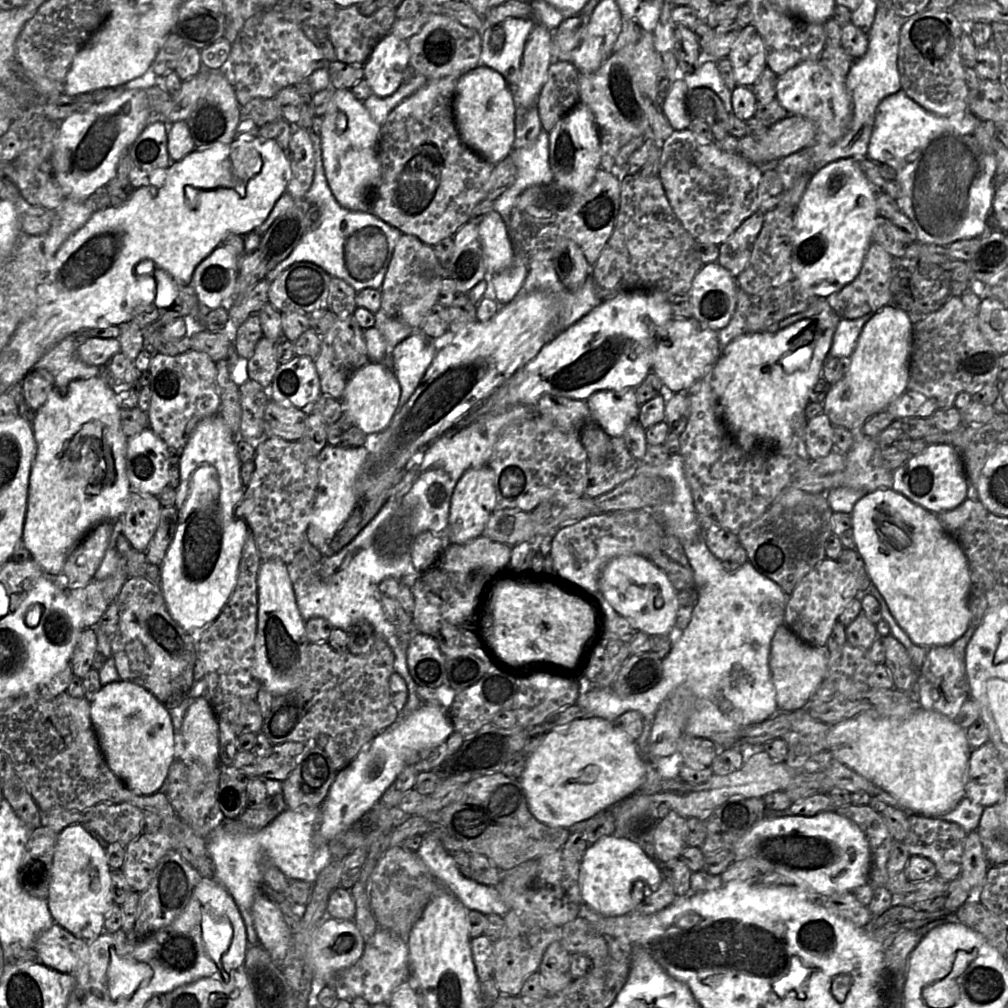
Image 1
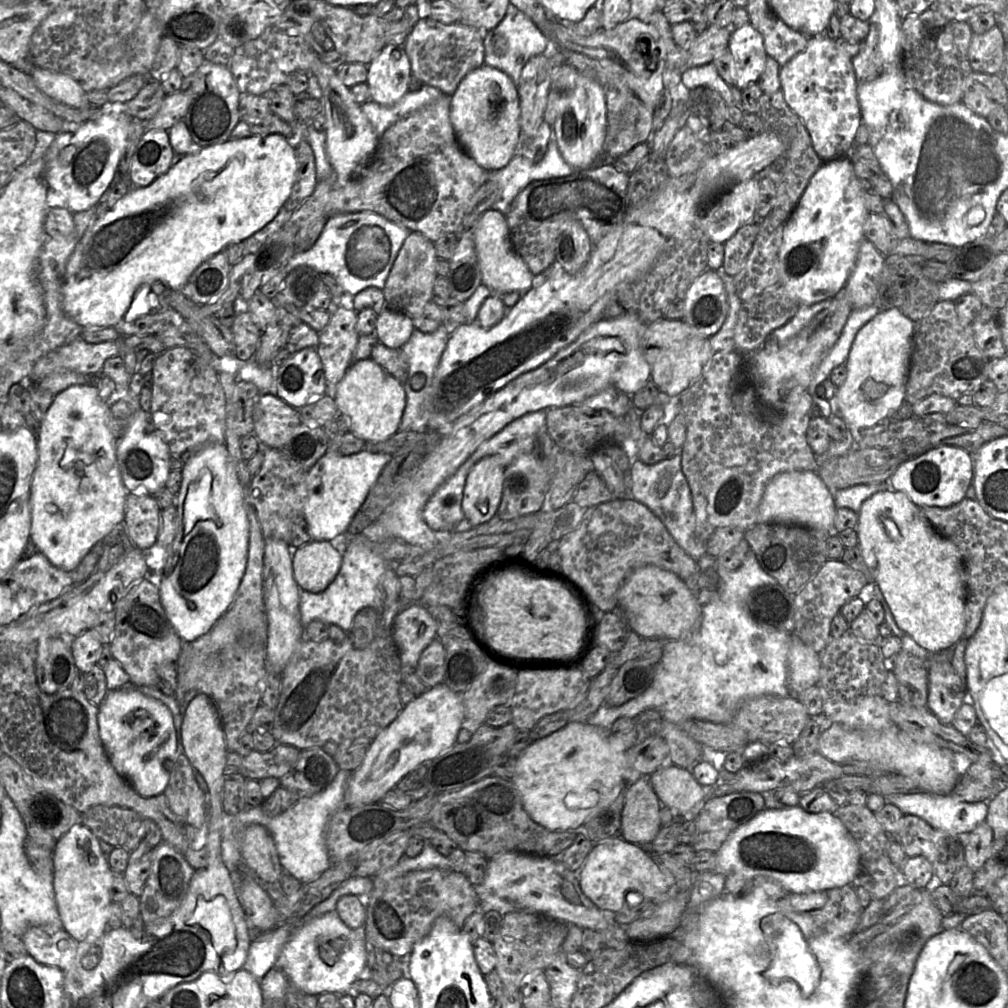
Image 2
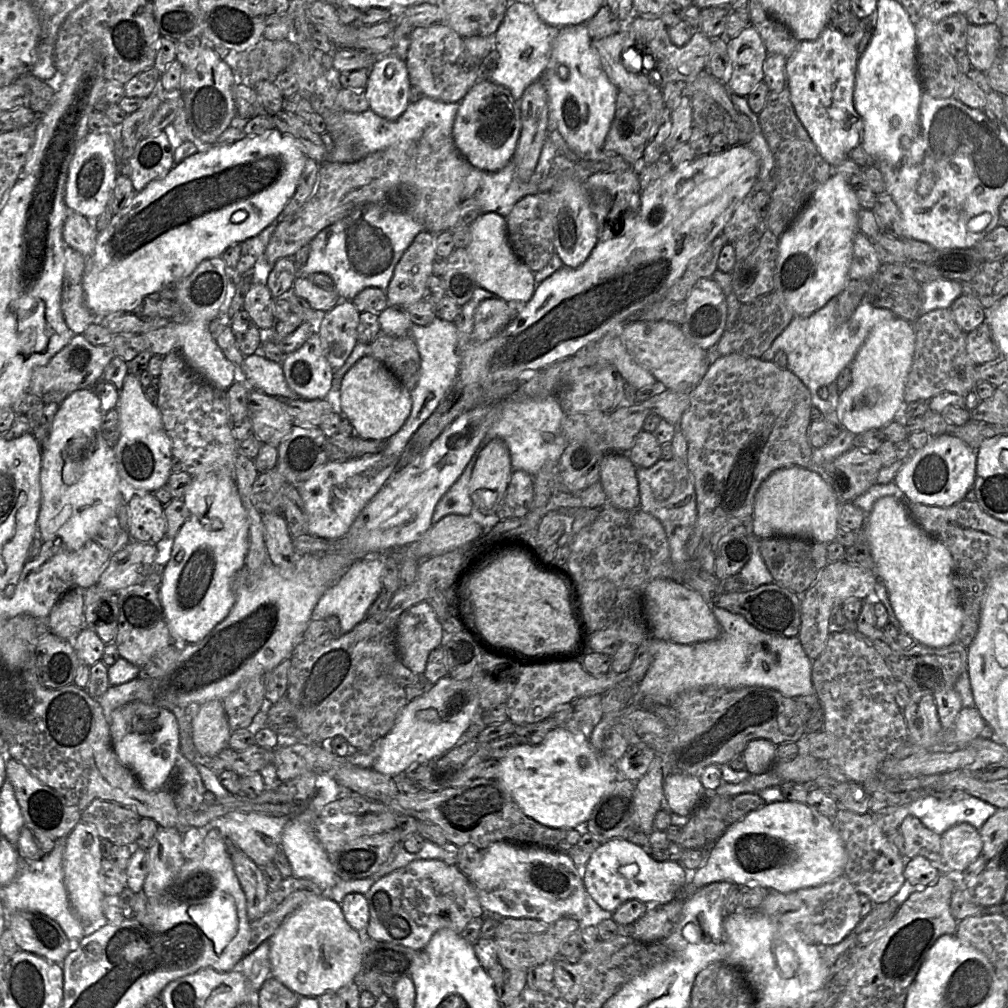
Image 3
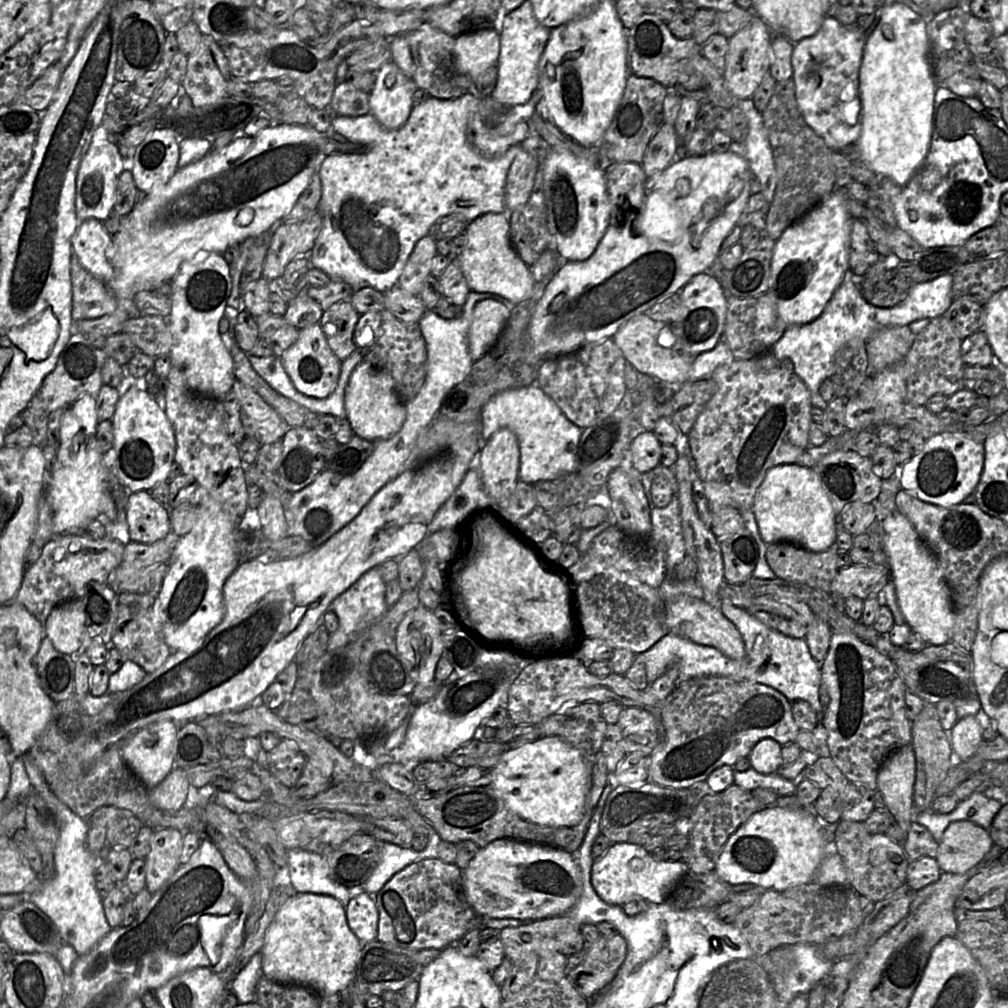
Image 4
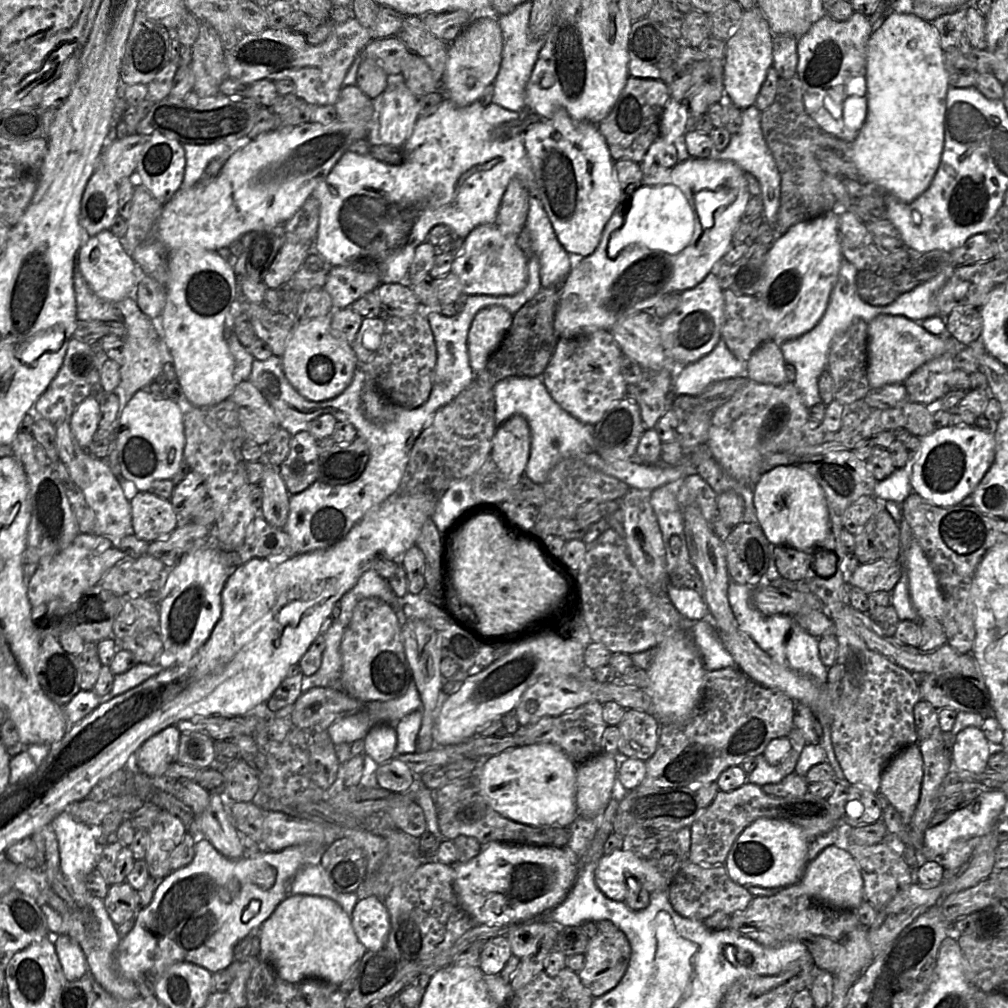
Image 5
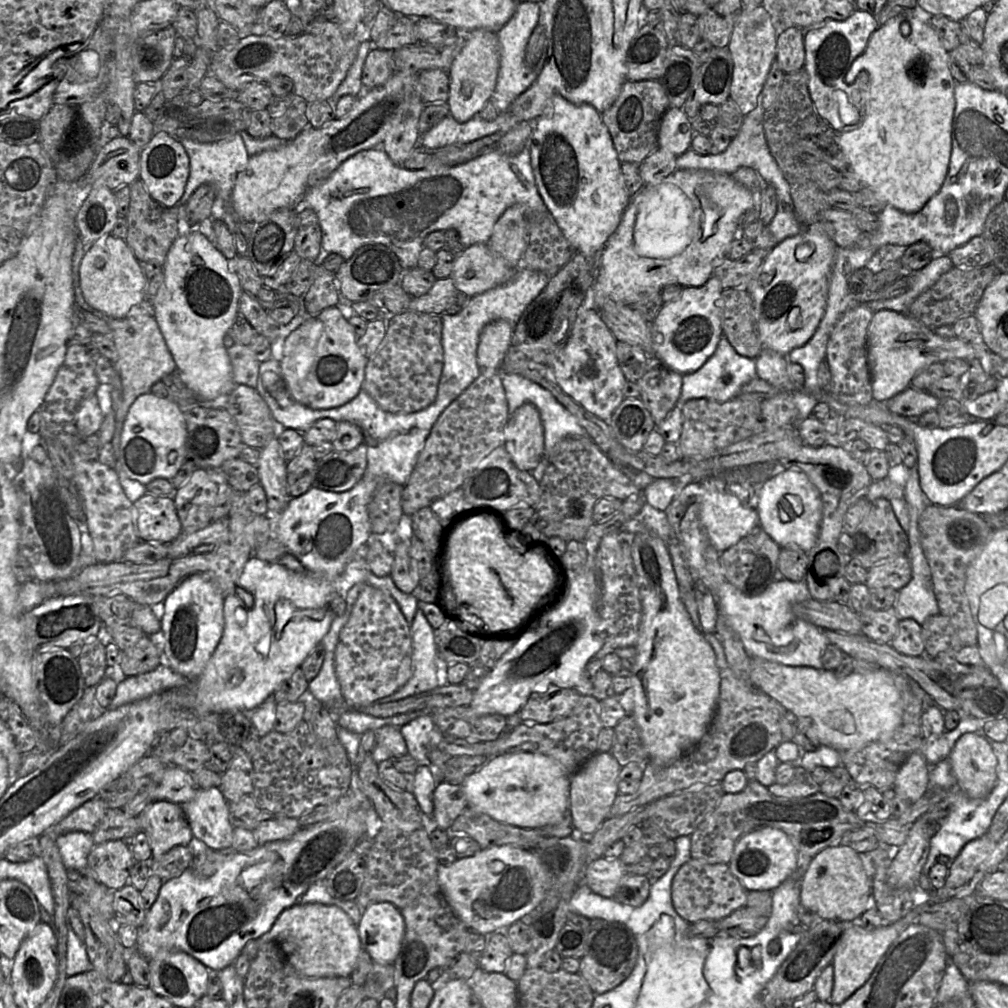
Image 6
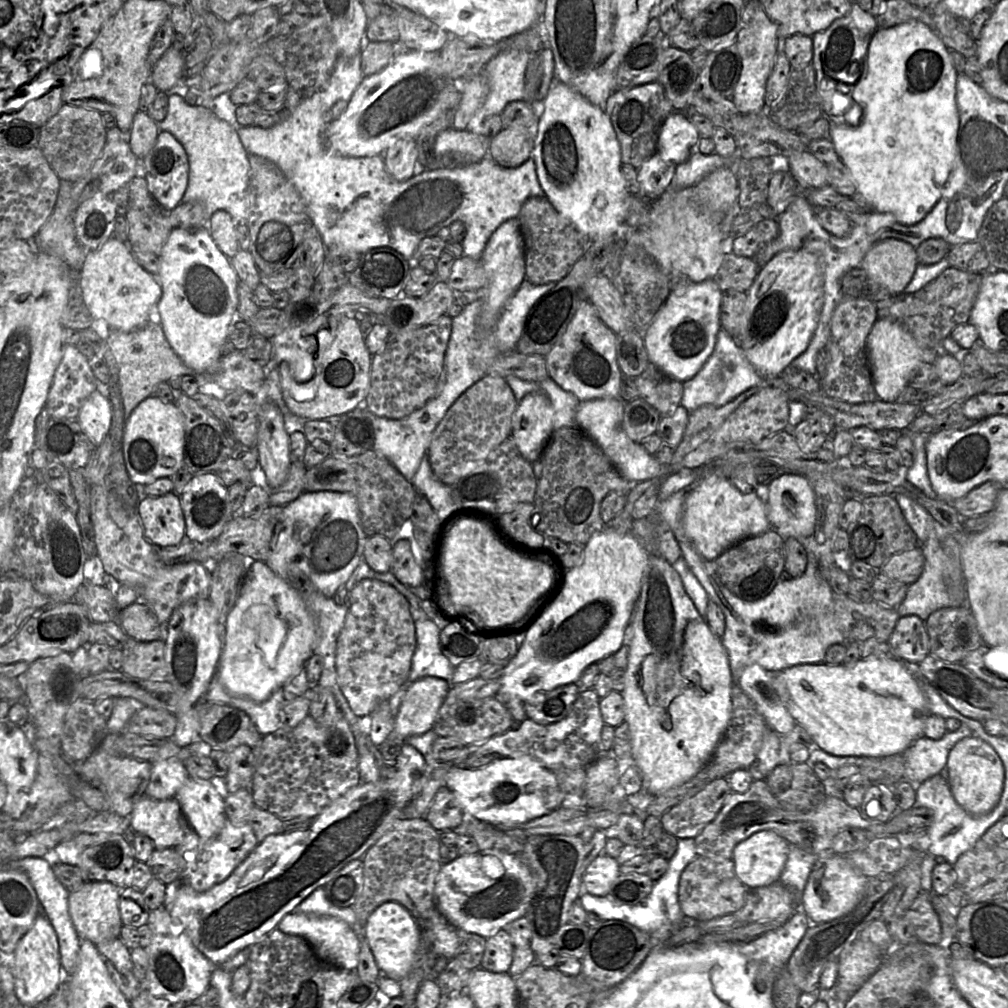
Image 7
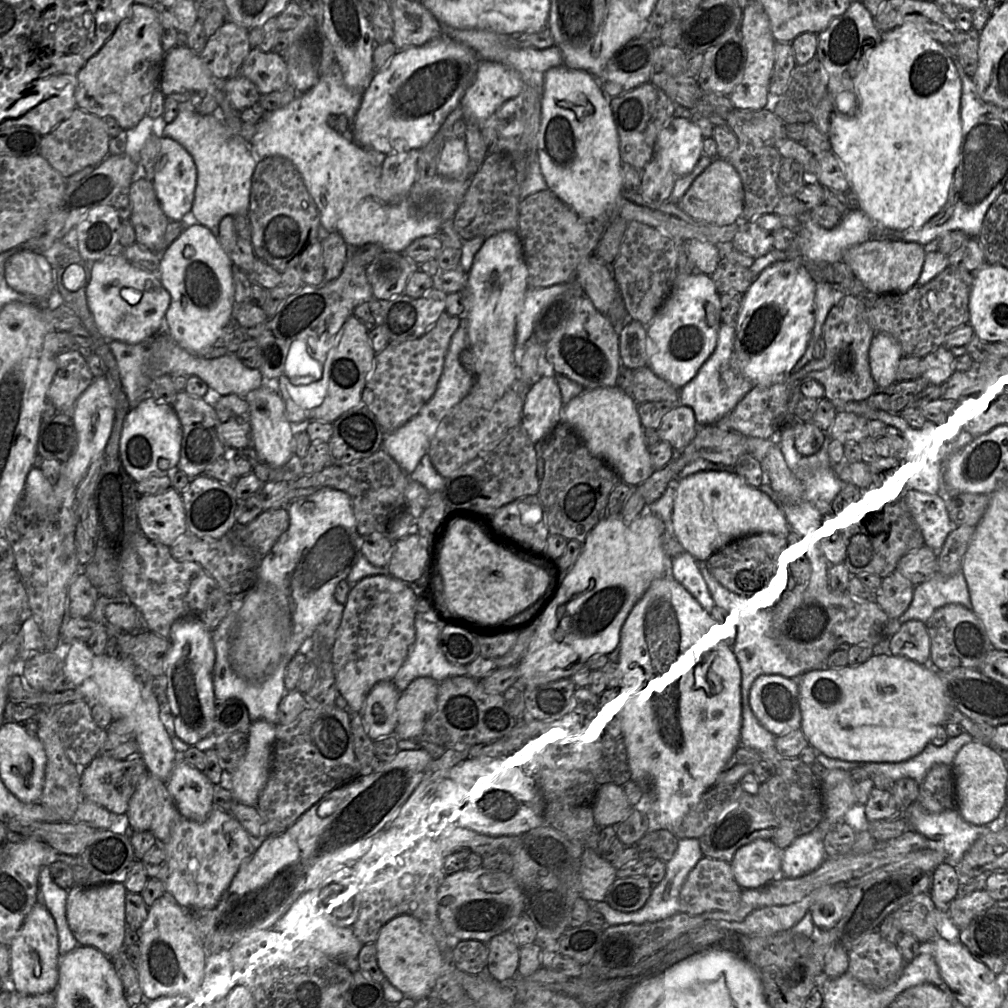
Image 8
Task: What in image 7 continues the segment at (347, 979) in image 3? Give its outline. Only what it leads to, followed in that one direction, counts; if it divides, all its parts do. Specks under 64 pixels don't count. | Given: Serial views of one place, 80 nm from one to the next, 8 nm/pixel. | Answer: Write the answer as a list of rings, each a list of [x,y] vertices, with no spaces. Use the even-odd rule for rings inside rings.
[[[294,911],[285,915],[277,928],[285,934],[304,937],[322,961],[355,971],[360,952],[360,939],[357,933],[342,919],[333,916],[308,915]]]

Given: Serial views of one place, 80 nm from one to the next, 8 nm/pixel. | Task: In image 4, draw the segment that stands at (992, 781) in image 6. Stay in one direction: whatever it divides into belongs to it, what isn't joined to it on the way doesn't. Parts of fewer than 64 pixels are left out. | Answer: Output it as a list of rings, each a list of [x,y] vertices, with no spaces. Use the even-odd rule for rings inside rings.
[[[975,715],[957,720],[951,731],[947,733],[955,764],[972,757],[984,741],[981,735],[981,726]]]

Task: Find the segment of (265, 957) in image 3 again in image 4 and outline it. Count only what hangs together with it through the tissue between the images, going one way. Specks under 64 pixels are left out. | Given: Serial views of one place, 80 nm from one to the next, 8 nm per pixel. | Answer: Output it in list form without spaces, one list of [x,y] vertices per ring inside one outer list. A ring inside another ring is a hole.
[[[259,951],[251,957],[230,984],[229,989],[235,994],[238,1003],[245,1004],[255,1001],[256,987],[262,977],[264,977],[262,954]]]

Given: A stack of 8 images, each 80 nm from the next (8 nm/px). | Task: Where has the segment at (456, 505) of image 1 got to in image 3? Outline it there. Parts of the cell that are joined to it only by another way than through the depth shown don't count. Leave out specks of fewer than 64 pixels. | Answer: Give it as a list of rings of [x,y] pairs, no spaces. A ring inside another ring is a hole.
[[[493,439],[479,453],[472,470],[469,494],[473,511],[483,516],[496,514],[514,471],[507,445]]]

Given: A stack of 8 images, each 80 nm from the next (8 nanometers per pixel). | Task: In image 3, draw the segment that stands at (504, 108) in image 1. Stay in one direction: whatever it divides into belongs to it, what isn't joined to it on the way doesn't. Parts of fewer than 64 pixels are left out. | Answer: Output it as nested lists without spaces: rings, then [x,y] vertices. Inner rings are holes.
[[[480,79],[459,102],[459,108],[453,125],[453,138],[458,152],[472,167],[483,171],[494,172],[504,168],[513,159],[519,142],[521,130],[522,122],[520,100],[515,99],[509,89],[507,89],[506,87],[498,85],[490,79]]]

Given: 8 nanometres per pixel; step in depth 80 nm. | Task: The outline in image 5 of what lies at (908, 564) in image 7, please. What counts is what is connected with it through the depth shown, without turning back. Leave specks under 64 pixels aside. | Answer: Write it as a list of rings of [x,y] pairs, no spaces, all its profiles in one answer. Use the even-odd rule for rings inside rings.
[[[877,560],[869,564],[860,564],[847,579],[847,583],[862,589],[868,595],[877,591],[892,592],[903,574],[902,561]]]

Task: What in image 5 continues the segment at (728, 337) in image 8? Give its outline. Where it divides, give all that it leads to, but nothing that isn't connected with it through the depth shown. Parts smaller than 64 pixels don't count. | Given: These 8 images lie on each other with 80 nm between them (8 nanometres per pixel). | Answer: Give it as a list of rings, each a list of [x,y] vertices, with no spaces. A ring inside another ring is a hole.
[[[721,338],[709,354],[678,368],[673,388],[677,395],[696,396],[714,382],[736,377],[747,377],[747,363],[735,357]]]

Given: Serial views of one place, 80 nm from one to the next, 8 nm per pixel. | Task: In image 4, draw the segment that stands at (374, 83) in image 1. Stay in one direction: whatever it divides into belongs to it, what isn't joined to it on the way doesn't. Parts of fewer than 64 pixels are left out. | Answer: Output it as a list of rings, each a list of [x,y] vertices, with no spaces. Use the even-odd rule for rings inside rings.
[[[393,60],[375,73],[375,84],[369,93],[371,113],[385,128],[398,129],[410,116],[416,86]]]

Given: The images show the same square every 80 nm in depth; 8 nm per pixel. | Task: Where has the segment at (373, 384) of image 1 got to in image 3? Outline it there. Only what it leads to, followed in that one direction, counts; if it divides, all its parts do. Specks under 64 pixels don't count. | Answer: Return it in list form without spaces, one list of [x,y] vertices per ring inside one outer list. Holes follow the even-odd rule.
[[[370,355],[358,360],[345,374],[340,403],[355,436],[363,439],[388,440],[401,429],[411,411],[410,391],[381,361]]]

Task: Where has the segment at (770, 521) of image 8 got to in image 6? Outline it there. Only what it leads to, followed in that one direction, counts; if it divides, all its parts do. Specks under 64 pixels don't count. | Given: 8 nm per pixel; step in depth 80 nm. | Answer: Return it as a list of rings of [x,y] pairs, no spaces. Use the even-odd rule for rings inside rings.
[[[707,491],[701,498],[701,522],[710,544],[719,552],[727,550],[759,525],[758,511],[744,506],[733,494]]]

